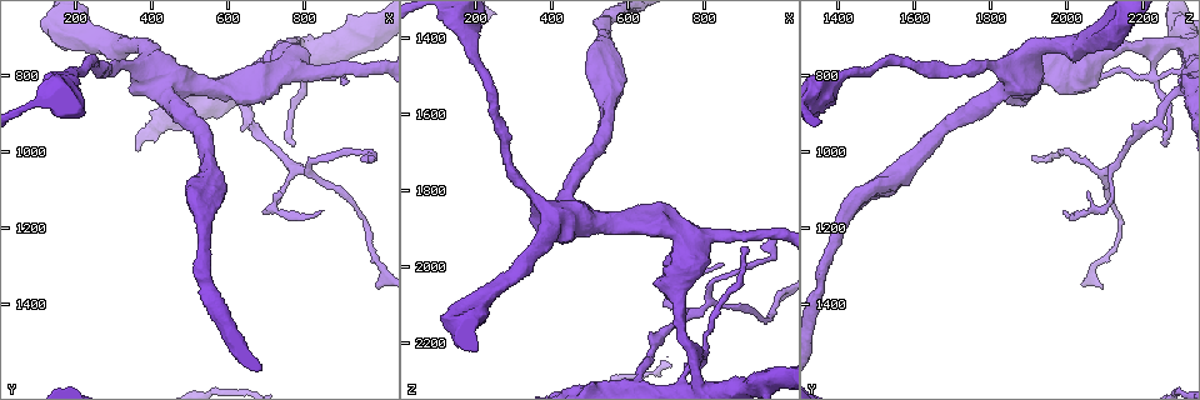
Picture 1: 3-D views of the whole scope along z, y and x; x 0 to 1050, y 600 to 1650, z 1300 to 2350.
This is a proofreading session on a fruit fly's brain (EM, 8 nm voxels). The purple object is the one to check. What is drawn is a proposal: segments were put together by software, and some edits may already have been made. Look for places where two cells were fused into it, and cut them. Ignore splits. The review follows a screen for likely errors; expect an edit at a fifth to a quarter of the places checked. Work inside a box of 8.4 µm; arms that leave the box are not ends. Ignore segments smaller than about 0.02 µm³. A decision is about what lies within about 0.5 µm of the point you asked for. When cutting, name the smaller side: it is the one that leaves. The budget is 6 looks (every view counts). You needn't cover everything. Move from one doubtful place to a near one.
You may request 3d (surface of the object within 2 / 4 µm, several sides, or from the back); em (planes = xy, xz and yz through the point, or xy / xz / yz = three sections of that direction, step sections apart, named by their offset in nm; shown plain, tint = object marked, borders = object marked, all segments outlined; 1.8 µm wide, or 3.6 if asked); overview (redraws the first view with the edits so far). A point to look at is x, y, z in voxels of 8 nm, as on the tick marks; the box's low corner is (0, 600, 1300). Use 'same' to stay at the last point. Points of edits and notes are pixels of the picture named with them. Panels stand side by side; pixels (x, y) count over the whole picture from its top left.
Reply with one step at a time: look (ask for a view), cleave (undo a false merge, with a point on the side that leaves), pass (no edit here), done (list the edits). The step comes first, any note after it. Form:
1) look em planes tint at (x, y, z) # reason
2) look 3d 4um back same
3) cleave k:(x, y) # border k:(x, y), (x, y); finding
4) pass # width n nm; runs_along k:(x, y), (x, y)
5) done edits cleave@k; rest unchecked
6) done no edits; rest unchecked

look em 3.6um planes tint at (405, 780, 1860) # sudden change in width

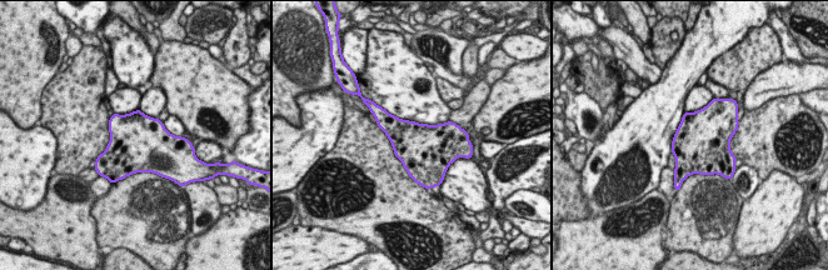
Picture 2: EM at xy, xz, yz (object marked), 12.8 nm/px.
pass # width 650 nm; one cell here

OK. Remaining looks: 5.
look em xz step 8 tint at (800, 800, 2225) # touches itself

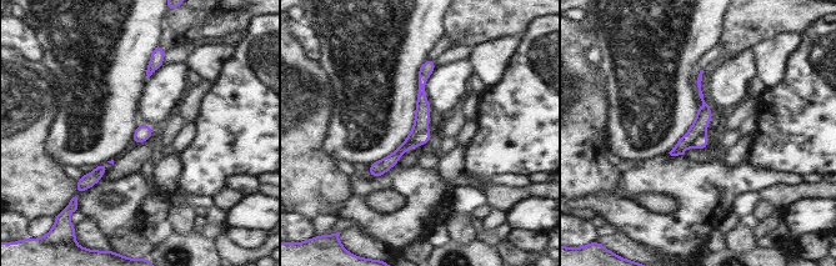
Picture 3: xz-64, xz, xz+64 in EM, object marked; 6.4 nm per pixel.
look em planes tint same

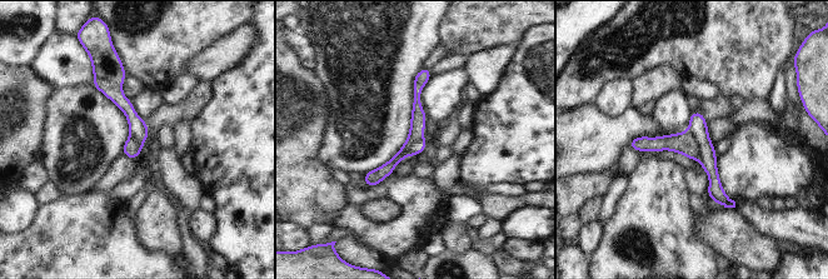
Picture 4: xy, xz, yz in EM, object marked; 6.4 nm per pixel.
cleave 4:(684, 143) # part_leaving 4:(427, 71), (417, 89), (417, 131), (368, 183); two cells meet here

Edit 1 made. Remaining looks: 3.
done edits cleave@4; rest unchecked

